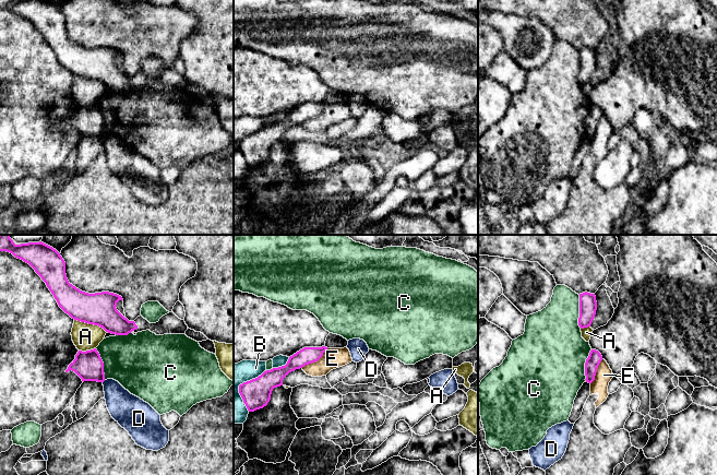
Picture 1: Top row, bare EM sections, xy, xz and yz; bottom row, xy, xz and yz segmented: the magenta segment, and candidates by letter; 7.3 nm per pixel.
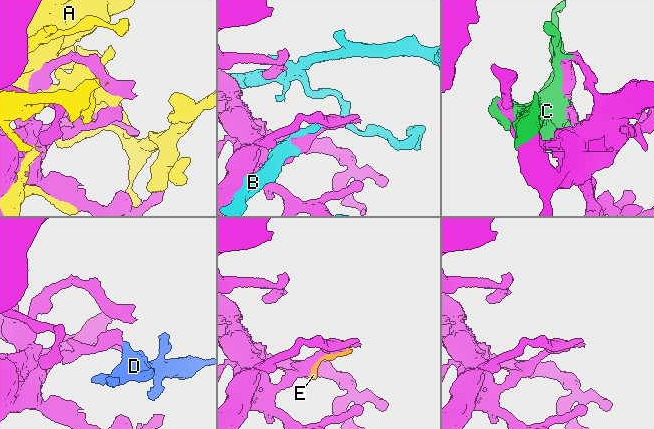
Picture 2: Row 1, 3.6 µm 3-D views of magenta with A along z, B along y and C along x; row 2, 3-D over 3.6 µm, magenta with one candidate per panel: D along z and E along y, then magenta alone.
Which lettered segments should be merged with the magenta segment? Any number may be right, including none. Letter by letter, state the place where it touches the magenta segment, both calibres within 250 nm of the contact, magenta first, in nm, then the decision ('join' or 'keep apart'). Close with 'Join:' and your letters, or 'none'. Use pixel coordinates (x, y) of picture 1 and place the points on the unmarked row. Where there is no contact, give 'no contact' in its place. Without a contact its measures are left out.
A: xy (91, 79) | 240/200 nm | keep apart
B: xz (282, 121) | 190/80 nm | keep apart
C: yz (580, 67) | 130/380 nm | keep apart
D: no contact | keep apart
E: xz (314, 117) | 130/150 nm | keep apart
Join: none

